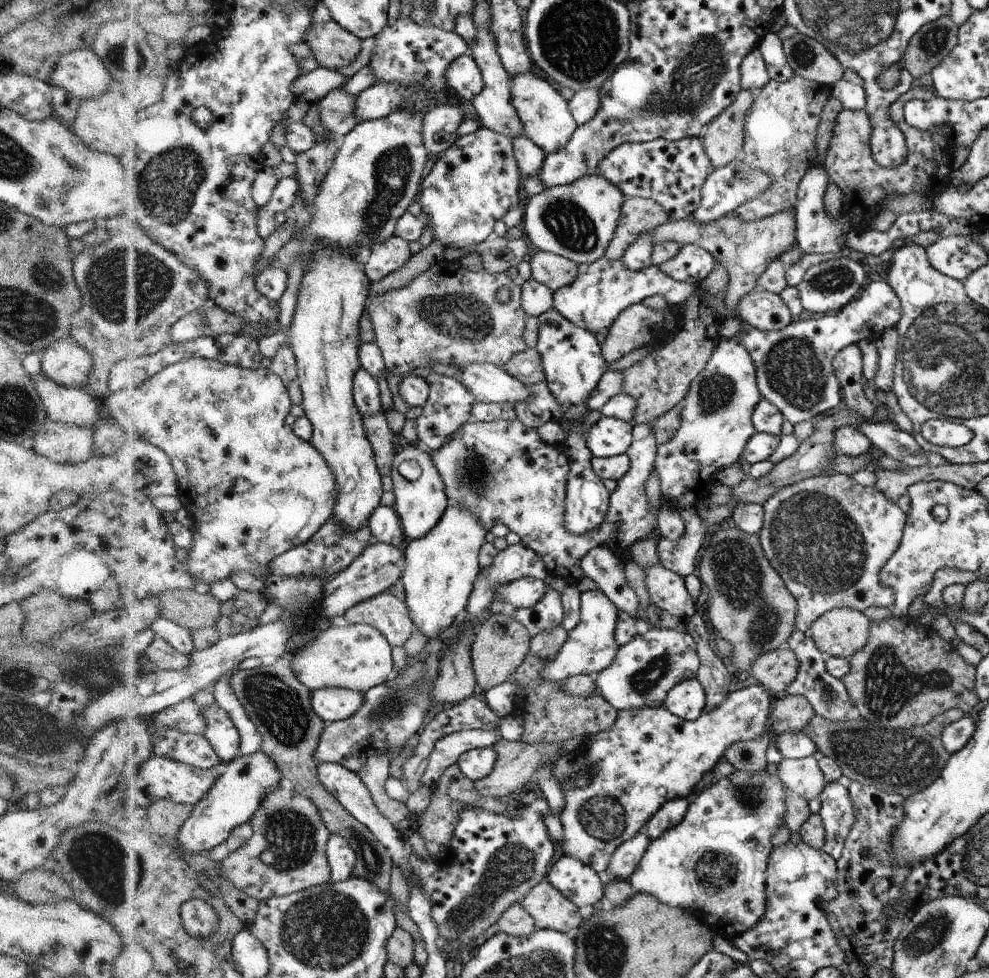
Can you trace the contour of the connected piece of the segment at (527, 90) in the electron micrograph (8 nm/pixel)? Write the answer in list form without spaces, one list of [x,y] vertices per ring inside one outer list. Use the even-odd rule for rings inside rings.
[[[530,71],[511,76],[510,92],[512,105],[524,127],[523,134],[546,154],[565,149],[579,125],[572,110],[568,110],[569,104],[566,104],[566,100],[556,92],[556,88],[550,82],[546,82],[544,77],[536,76],[536,71]]]

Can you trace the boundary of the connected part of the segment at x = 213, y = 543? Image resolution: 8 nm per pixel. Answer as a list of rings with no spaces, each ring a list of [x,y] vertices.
[[[190,358],[190,360],[178,362],[173,366],[168,366],[155,378],[147,381],[142,387],[137,389],[128,388],[112,393],[108,398],[101,401],[104,415],[116,421],[120,428],[128,431],[138,431],[139,434],[168,452],[180,482],[179,500],[188,512],[190,512],[196,524],[194,546],[189,549],[190,559],[186,566],[190,568],[192,578],[198,580],[198,587],[202,590],[209,590],[218,580],[228,580],[232,574],[245,571],[254,574],[256,570],[270,566],[280,558],[282,554],[312,542],[314,536],[326,526],[337,513],[338,498],[341,497],[341,490],[338,486],[337,475],[334,474],[333,467],[326,461],[324,454],[321,454],[310,441],[303,440],[295,431],[292,425],[286,422],[286,418],[292,412],[292,396],[288,390],[285,379],[271,368],[260,368],[251,370],[230,365],[221,361],[206,358]]]

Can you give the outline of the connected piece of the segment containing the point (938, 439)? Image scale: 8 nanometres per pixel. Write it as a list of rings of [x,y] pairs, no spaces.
[[[931,419],[921,427],[921,434],[929,443],[942,447],[961,447],[969,443],[972,435],[967,427],[952,420]]]

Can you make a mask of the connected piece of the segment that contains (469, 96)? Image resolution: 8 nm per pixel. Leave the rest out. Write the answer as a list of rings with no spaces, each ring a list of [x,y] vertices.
[[[465,54],[454,61],[447,73],[449,92],[457,98],[474,101],[482,92],[484,82],[480,68],[470,54]]]

